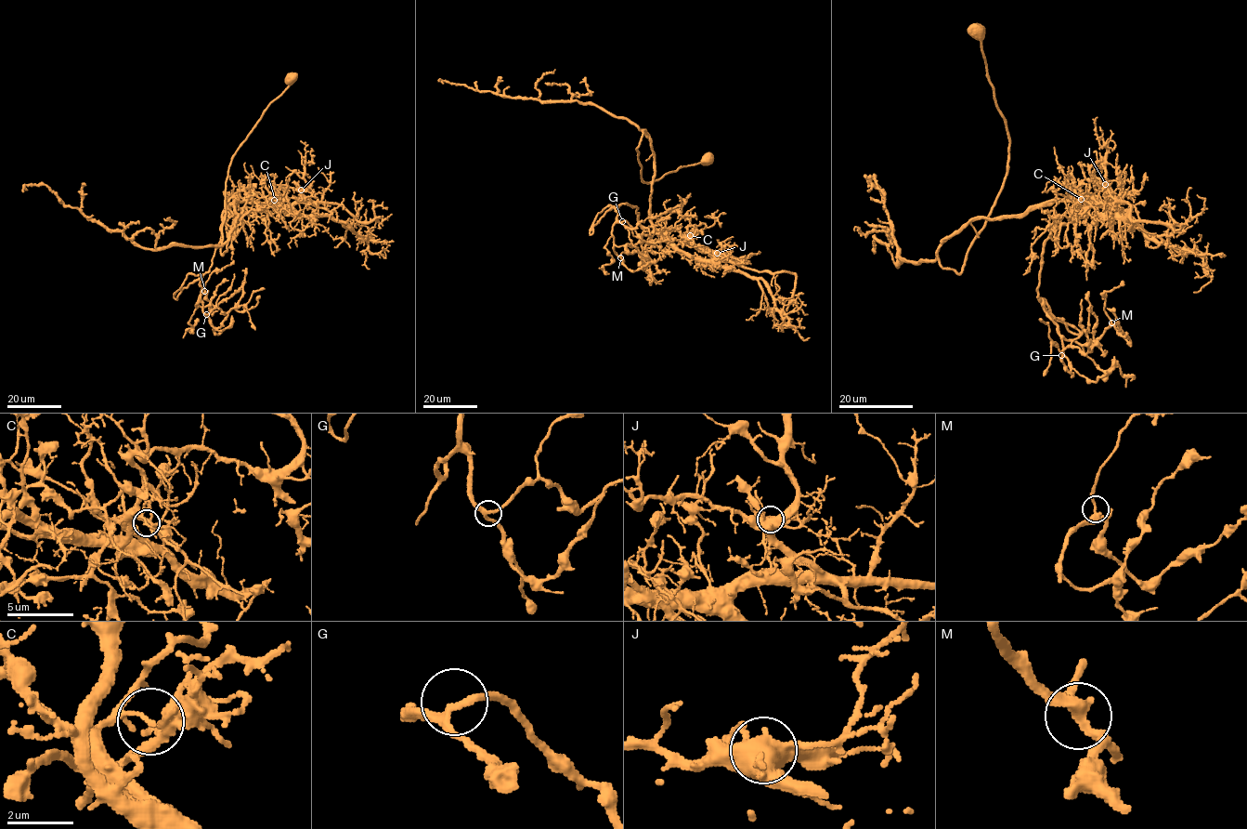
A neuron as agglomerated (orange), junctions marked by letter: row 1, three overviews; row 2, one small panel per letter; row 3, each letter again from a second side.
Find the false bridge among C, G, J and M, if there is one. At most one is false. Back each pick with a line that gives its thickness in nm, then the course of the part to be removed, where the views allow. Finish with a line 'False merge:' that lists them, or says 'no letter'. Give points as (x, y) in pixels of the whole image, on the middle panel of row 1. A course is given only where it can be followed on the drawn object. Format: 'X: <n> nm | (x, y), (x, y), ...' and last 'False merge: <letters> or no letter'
C: 180 nm | (691, 235), (665, 240), (640, 224), (636, 207), (619, 204), (612, 232), (622, 262), (635, 270), (659, 255)
False merge: C

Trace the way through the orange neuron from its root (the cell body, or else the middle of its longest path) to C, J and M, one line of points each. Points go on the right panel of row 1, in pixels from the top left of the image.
C: (976, 31), (1007, 170), (962, 270), (940, 264), (938, 247), (971, 221), (1076, 200), (1071, 189), (1081, 199)
J: (976, 31), (1007, 170), (962, 270), (941, 267), (938, 247), (971, 221), (1055, 200), (1114, 204), (1105, 184)
M: (976, 31), (1007, 170), (962, 270), (940, 264), (971, 221), (1076, 198), (1037, 299), (1067, 340), (1111, 322)

